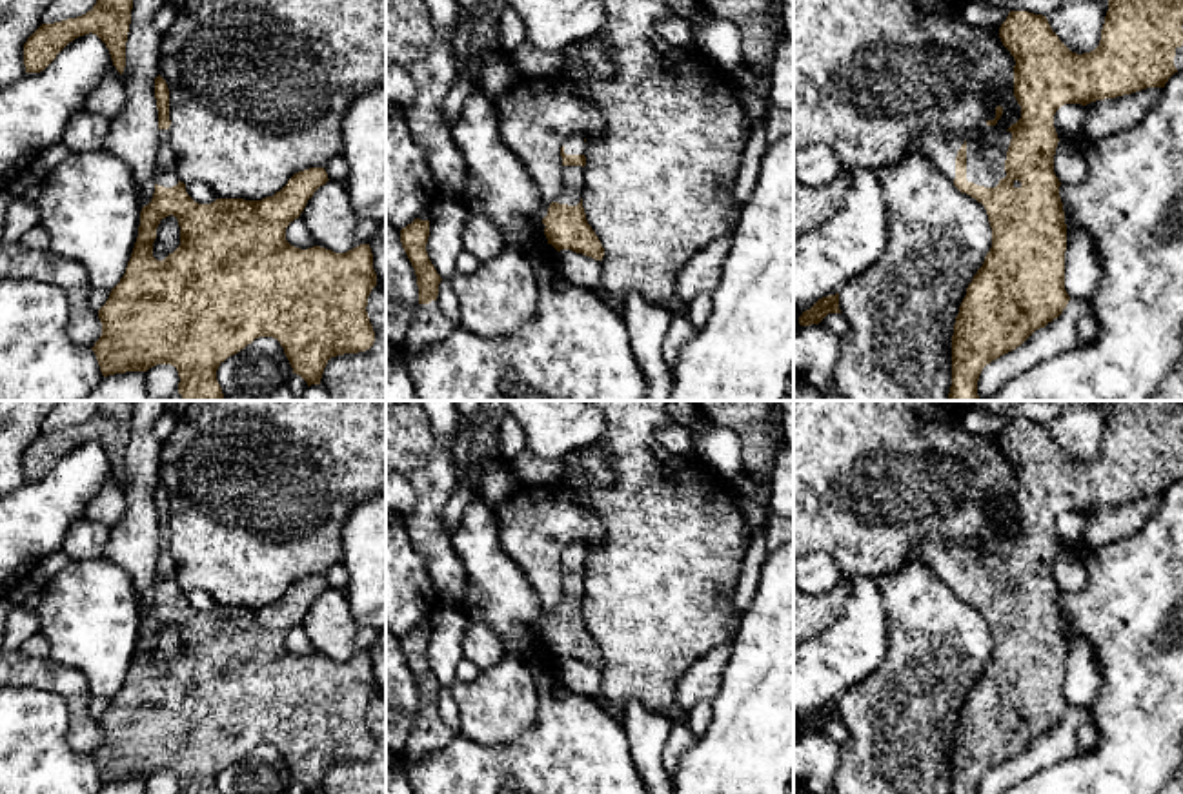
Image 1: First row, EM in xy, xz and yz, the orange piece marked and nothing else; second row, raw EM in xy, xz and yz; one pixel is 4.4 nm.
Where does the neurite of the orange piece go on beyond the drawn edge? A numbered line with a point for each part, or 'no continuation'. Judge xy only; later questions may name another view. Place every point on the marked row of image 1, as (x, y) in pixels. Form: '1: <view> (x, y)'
1: xy (166, 175)

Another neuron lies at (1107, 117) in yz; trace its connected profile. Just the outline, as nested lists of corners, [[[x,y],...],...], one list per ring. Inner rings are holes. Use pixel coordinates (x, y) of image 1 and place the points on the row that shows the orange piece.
[[[1147,87],[1130,95],[1090,102],[1085,107],[1087,118],[1077,135],[1061,135],[1061,142],[1085,146],[1090,140],[1116,135],[1143,120],[1147,111],[1159,100],[1163,87]]]

